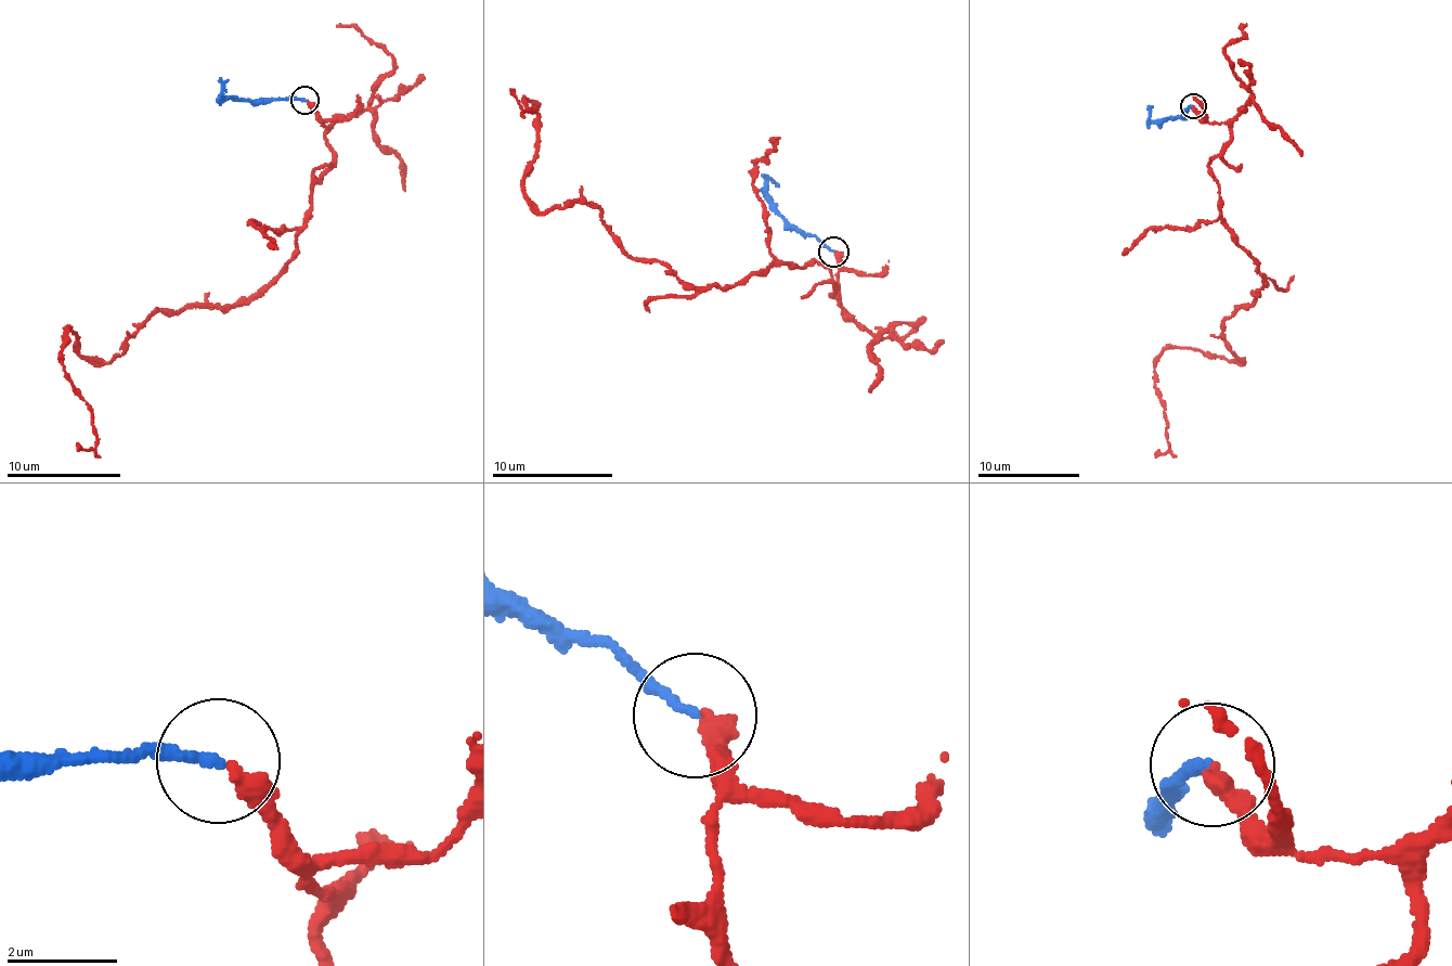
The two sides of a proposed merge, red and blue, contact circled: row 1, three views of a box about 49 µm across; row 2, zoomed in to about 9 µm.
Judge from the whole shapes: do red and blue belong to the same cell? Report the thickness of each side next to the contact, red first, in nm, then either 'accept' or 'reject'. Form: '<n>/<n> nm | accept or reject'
320/170 nm | accept

